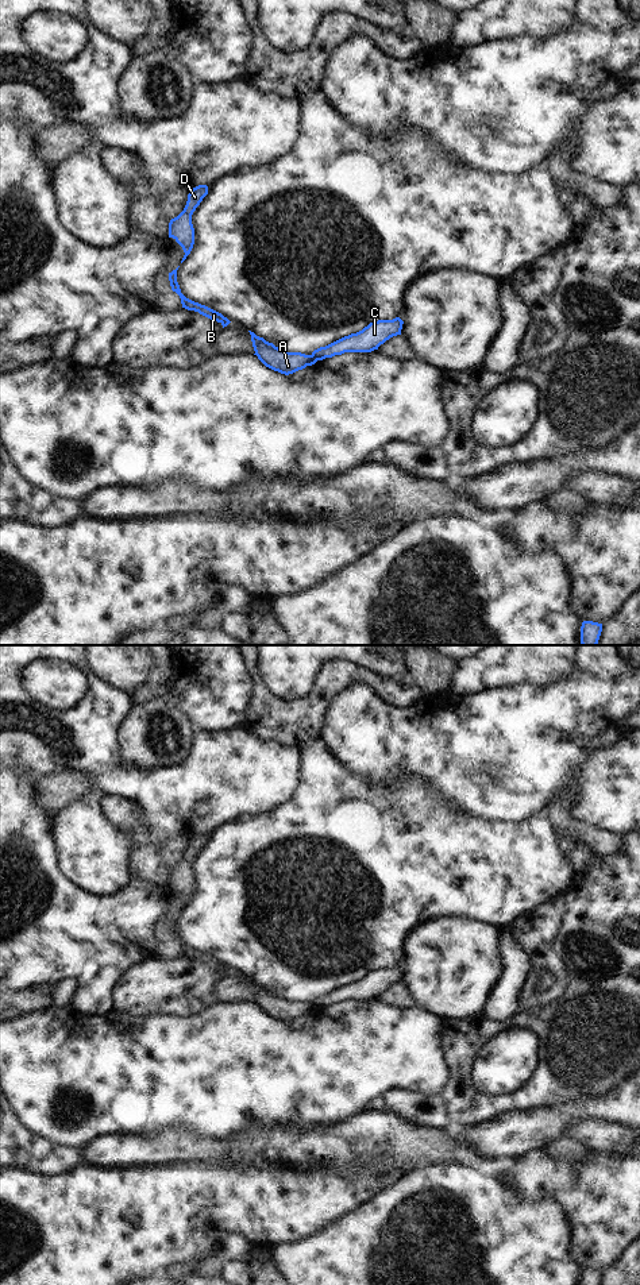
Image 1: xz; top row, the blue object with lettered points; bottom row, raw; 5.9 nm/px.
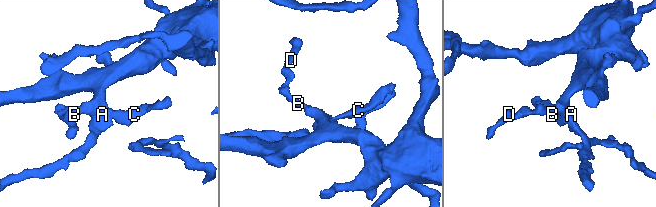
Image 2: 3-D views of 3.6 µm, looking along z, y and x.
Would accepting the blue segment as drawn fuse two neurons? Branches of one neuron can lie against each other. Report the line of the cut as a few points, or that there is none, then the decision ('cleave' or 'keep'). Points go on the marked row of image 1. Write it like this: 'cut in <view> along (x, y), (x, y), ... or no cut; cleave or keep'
cut in xz along (312, 354), (316, 361); cleave

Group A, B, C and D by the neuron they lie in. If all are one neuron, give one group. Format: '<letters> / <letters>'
A B D / C

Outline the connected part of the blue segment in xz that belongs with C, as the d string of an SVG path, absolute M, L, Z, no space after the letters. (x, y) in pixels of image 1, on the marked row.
M400 317L370 323L356 333L351 333L315 350L312 355L316 360L323 360L344 352L371 352L378 350L390 337L401 335L402 324L404 321Z

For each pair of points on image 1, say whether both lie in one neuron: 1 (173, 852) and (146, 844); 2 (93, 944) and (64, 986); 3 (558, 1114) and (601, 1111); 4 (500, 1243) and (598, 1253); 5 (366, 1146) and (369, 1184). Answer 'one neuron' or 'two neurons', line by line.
1: two neurons
2: two neurons
3: one neuron
4: two neurons
5: two neurons

